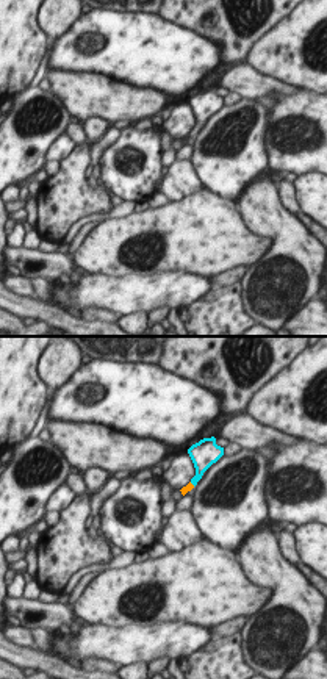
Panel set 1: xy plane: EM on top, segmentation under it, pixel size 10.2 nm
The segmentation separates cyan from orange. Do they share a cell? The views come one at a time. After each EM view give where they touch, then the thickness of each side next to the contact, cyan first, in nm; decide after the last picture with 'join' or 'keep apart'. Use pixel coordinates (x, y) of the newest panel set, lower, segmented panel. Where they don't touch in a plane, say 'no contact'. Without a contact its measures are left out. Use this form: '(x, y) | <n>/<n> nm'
(193, 484) | 180/70 nm

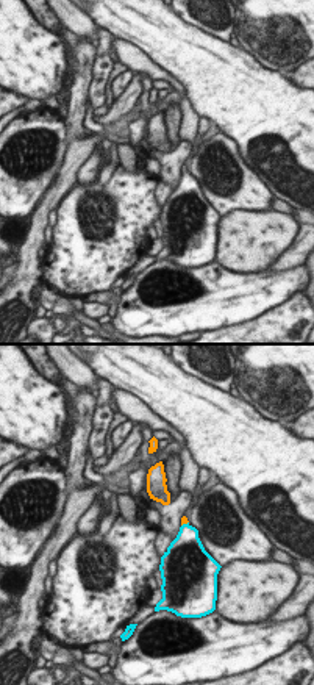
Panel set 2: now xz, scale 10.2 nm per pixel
(185, 524) | 320/60 nm

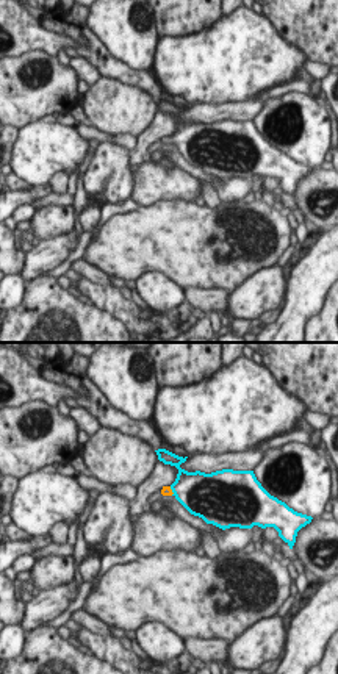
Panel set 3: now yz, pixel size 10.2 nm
(172, 491) | 400/100 nm

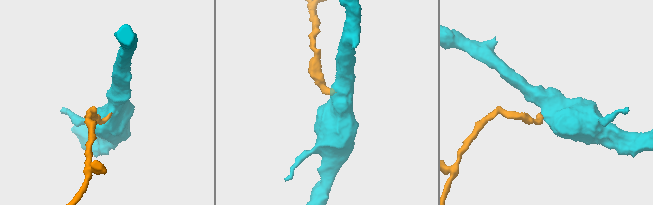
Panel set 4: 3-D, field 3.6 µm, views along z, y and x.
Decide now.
join

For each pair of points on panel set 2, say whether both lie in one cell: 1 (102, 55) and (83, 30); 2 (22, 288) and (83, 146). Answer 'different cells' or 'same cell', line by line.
1: different cells
2: same cell

